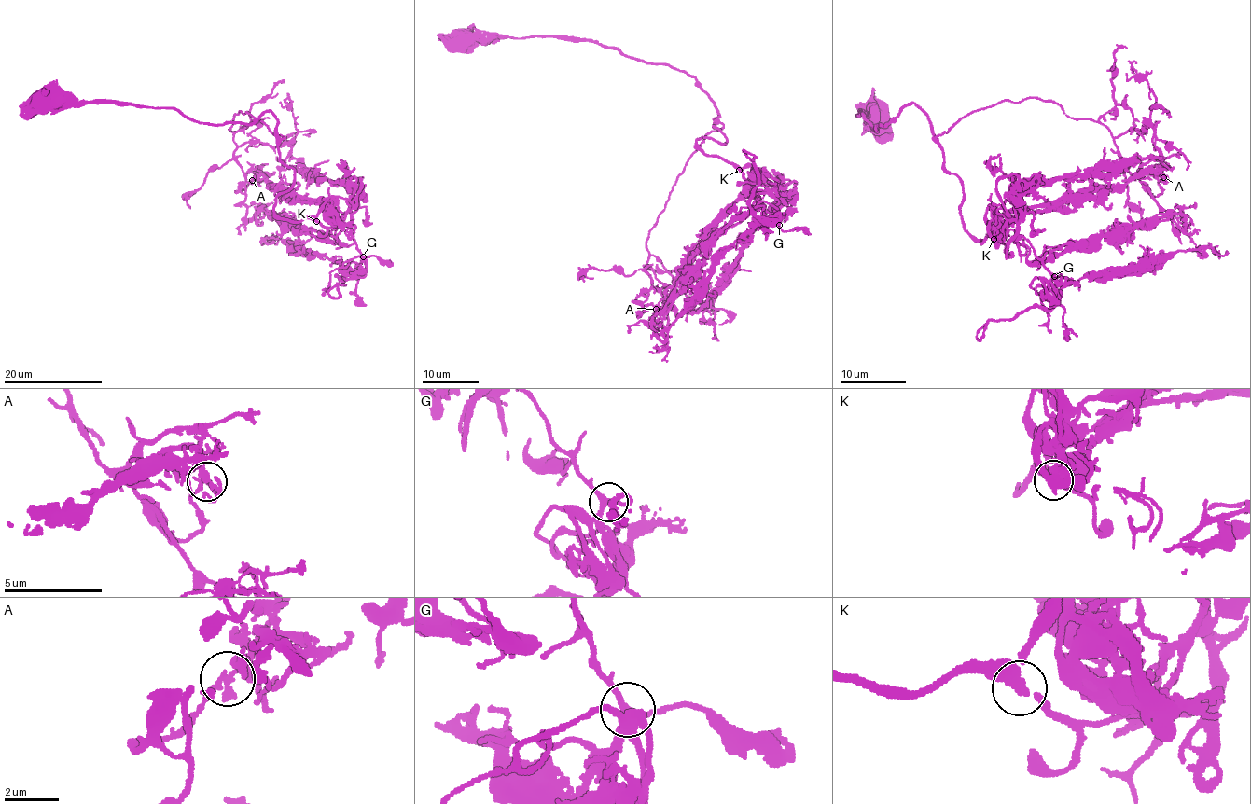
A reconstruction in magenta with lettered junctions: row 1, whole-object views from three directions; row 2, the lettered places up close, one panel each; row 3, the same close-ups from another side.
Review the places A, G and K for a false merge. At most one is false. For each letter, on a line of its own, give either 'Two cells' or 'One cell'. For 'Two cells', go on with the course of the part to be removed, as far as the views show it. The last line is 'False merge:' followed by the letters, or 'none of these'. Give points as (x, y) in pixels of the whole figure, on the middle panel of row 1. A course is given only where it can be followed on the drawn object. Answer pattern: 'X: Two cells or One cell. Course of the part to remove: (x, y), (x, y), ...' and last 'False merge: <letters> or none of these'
A: One cell
G: One cell
K: One cell
False merge: none of these

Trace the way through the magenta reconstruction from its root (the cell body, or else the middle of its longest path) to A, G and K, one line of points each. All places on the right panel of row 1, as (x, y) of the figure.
A: (876, 120), (857, 112), (876, 131), (914, 103), (936, 136), (1049, 100), (1163, 176)
G: (876, 120), (857, 112), (876, 131), (914, 103), (963, 187), (965, 229), (982, 242), (1021, 236), (1054, 276)
K: (876, 120), (857, 112), (876, 131), (914, 103), (943, 167), (963, 187), (965, 229), (982, 242), (993, 238)

